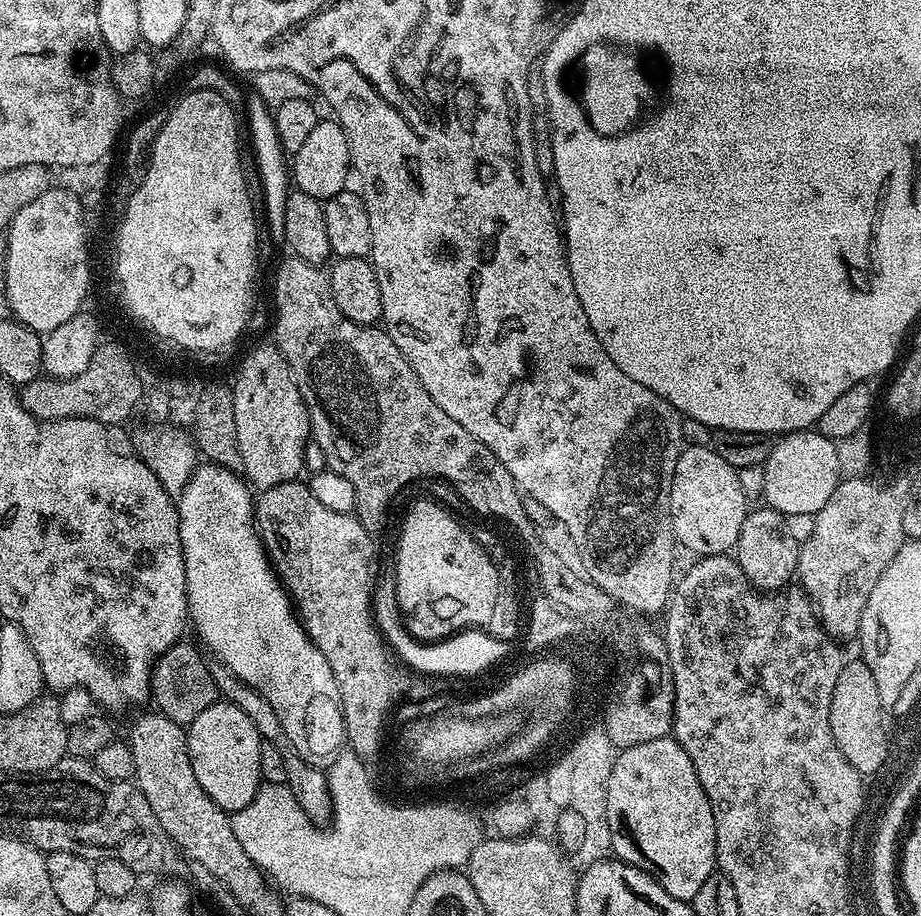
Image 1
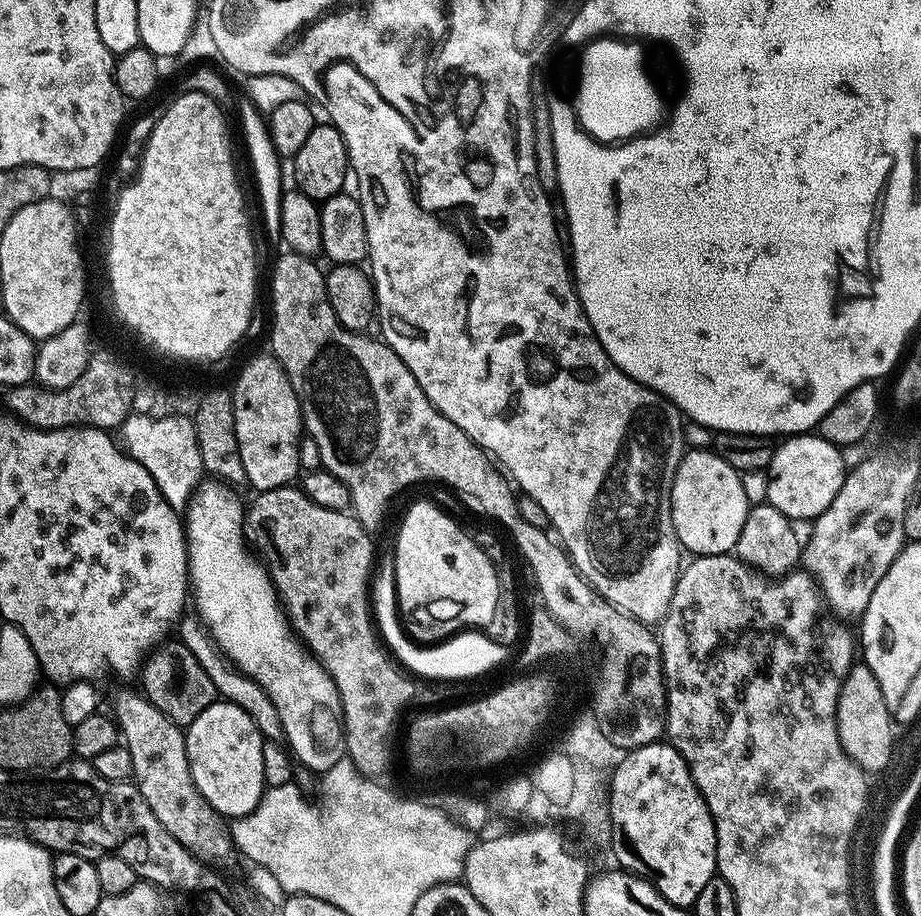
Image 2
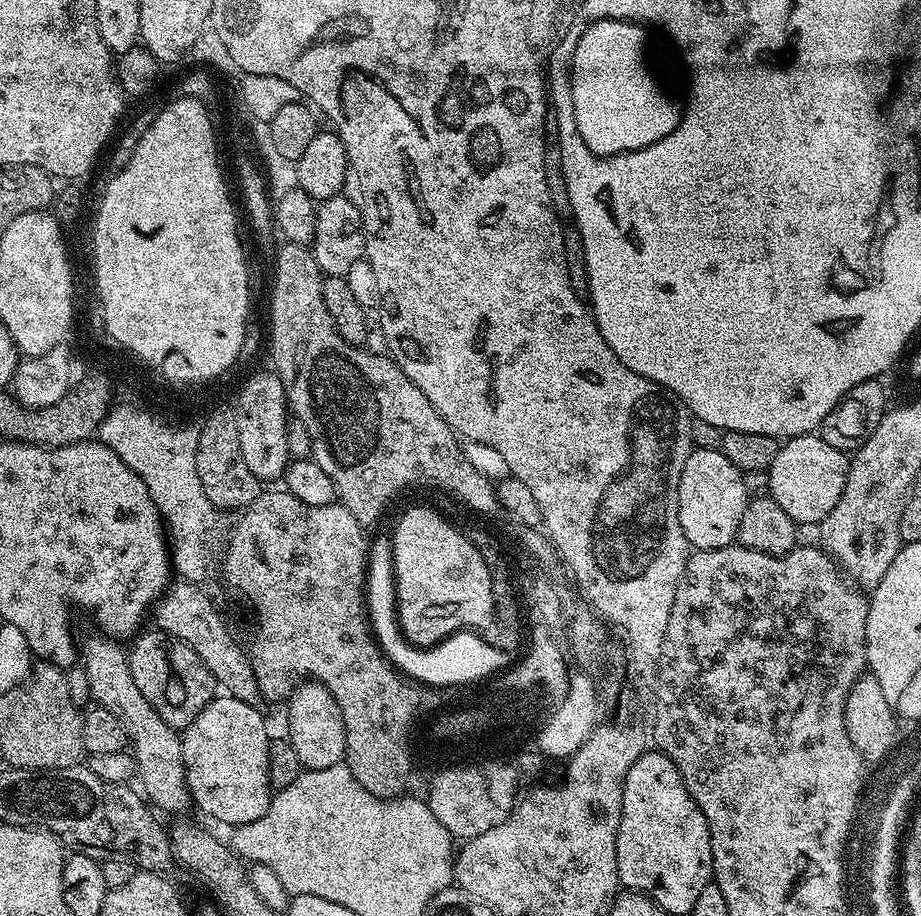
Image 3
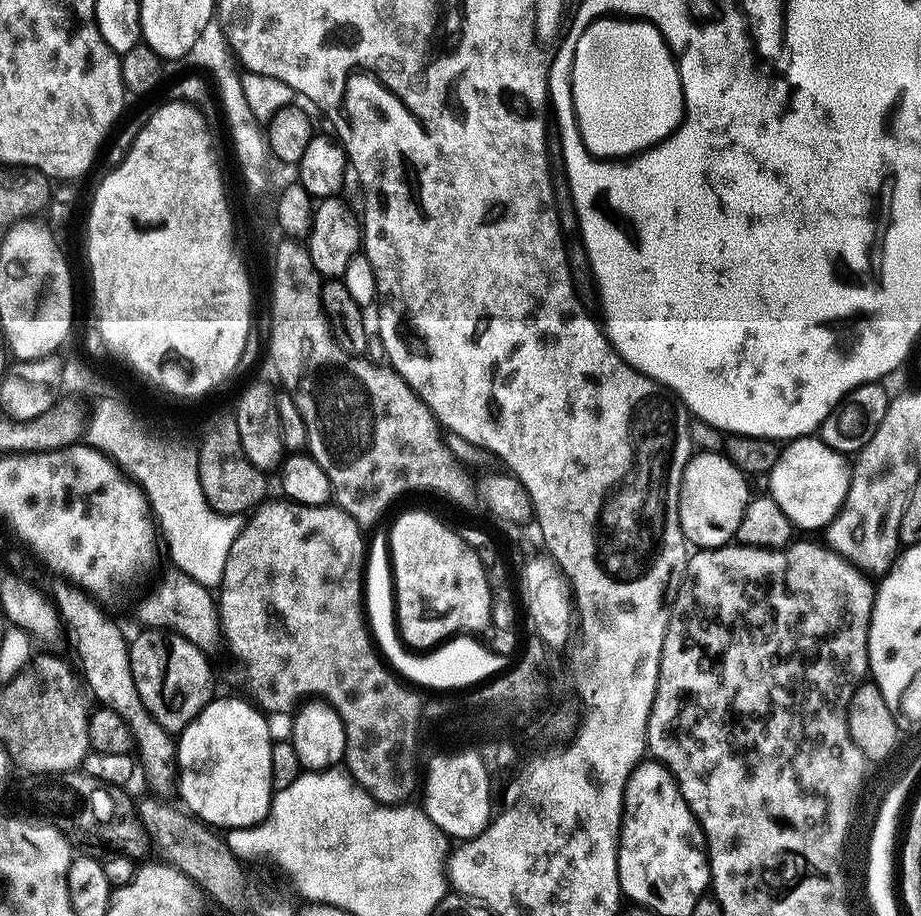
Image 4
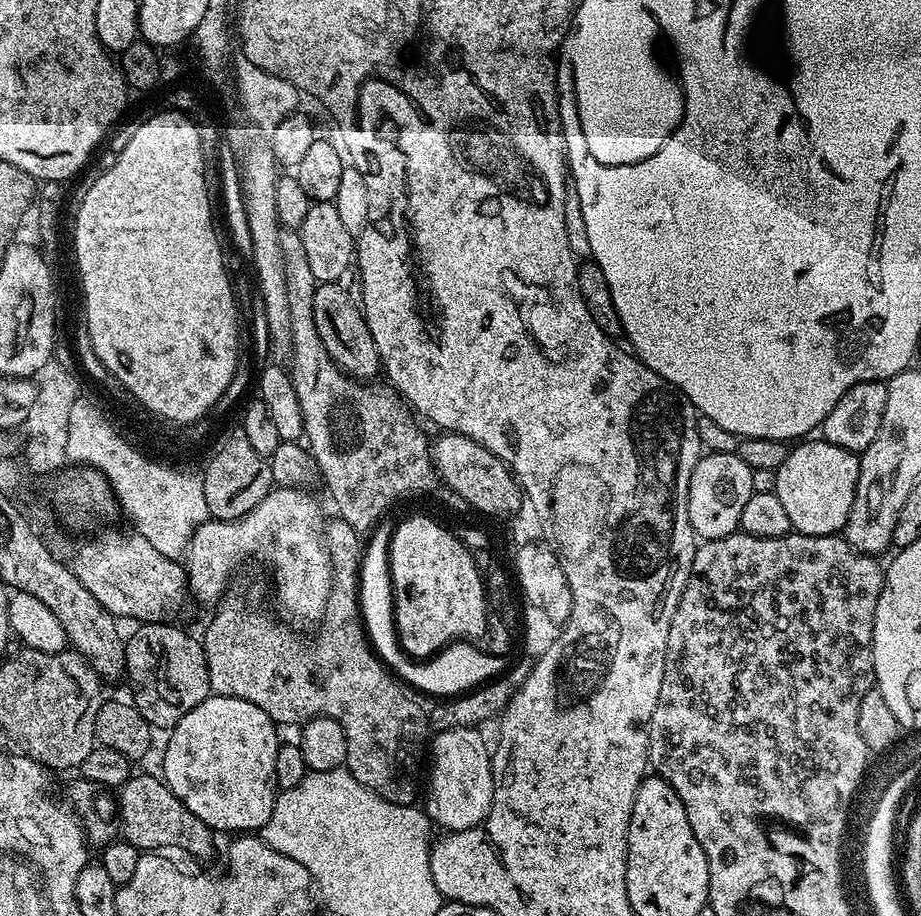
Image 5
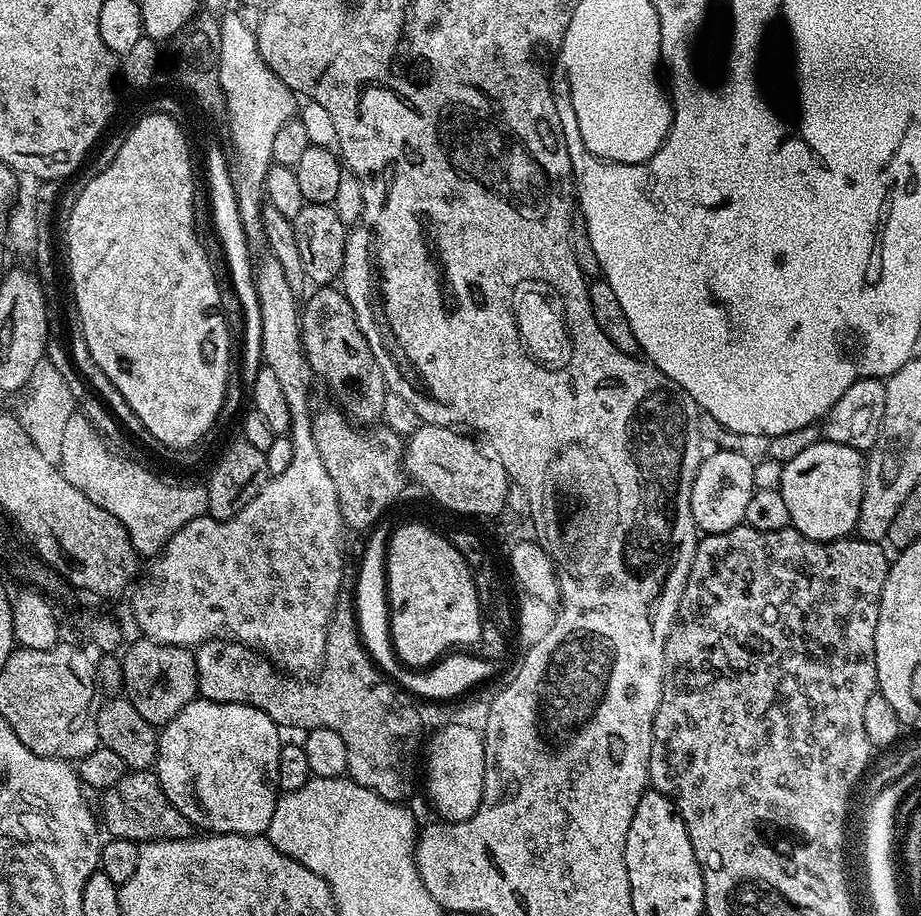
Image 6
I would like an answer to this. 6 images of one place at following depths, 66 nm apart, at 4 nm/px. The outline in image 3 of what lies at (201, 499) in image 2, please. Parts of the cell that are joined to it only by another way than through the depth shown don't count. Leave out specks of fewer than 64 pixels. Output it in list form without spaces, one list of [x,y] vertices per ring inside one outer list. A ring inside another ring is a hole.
[[[304,682],[297,687],[287,701],[288,732],[287,739],[291,740],[294,750],[298,750],[298,758],[305,769],[329,768],[341,763],[344,759],[344,719],[338,702],[321,684]]]

